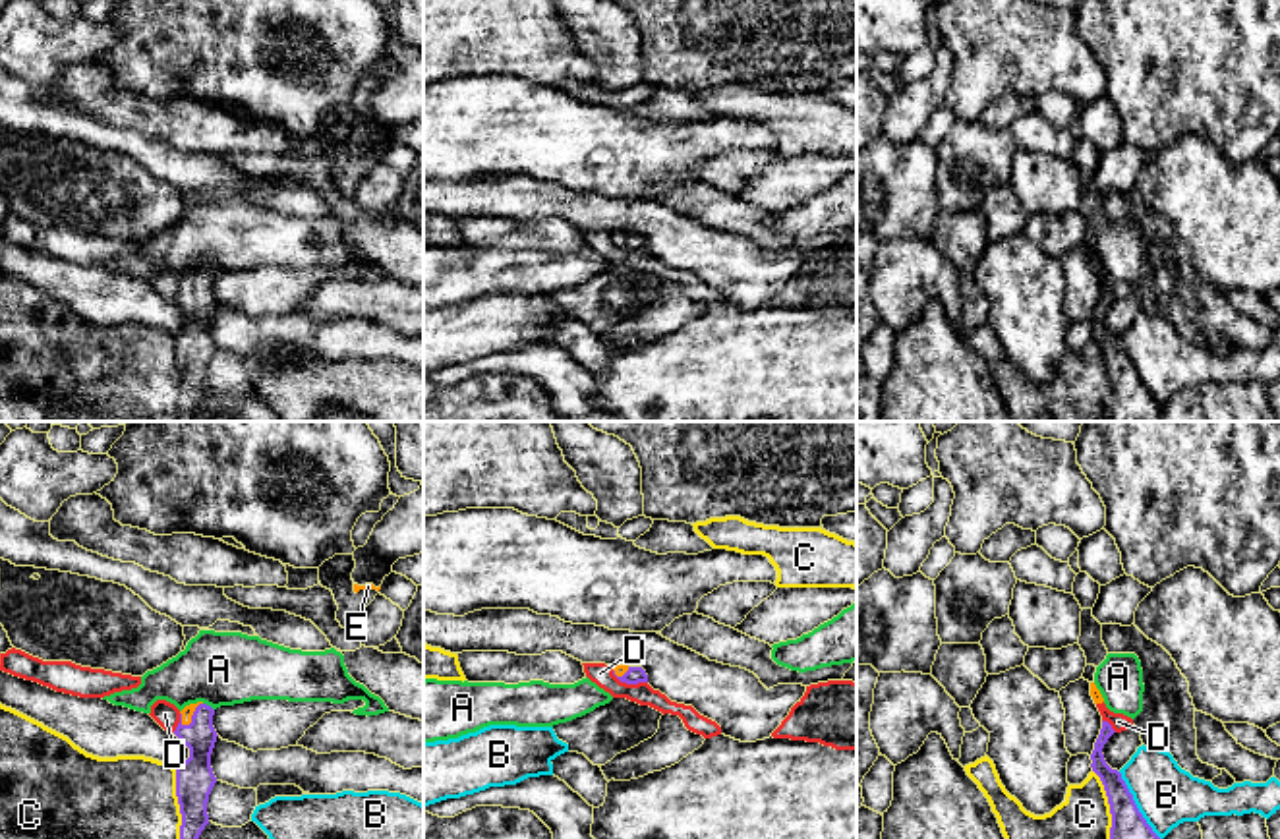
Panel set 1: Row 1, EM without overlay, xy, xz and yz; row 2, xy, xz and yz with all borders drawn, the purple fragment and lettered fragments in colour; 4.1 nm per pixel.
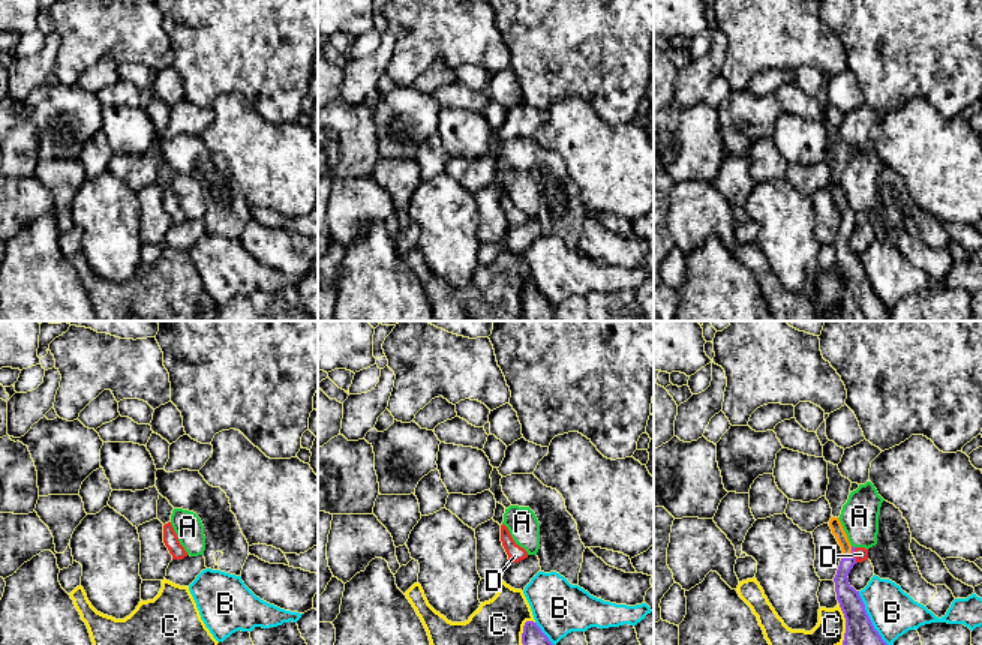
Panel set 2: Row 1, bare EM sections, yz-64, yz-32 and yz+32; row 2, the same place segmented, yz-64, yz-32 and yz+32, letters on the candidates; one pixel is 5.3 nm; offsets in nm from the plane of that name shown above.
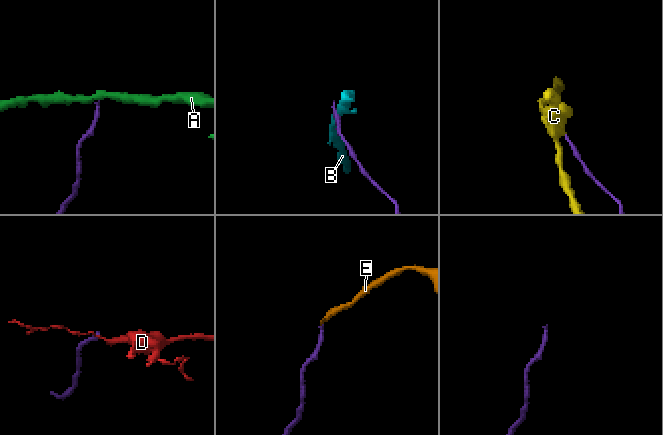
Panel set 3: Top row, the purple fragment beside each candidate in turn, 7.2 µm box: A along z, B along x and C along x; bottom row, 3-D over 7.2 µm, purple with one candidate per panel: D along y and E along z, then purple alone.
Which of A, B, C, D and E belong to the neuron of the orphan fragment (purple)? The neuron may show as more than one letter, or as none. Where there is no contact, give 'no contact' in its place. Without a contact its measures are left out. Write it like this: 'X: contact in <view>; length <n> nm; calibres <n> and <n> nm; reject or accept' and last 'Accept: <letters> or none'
A: contact in xy; length 60 nm; calibres 140 and 300 nm; reject
B: contact in yz; length 340 nm; calibres 200 and 260 nm; reject
C: contact in xy; length 360 nm; calibres 160 and 500 nm; reject
D: contact in xz; length 160 nm; calibres 70 and 90 nm; reject
E: contact in xy; length 130 nm; calibres 150 and 50 nm; accept
Accept: E

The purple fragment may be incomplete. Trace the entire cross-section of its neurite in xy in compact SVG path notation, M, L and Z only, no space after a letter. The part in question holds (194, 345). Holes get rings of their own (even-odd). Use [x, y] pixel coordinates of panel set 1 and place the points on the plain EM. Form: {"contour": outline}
{"contour": "M203 269L180 278L174 302L189 315L189 325L176 334L176 363L182 381L180 420L186 421L209 391L207 369L217 350L211 321L217 309L215 276Z"}

